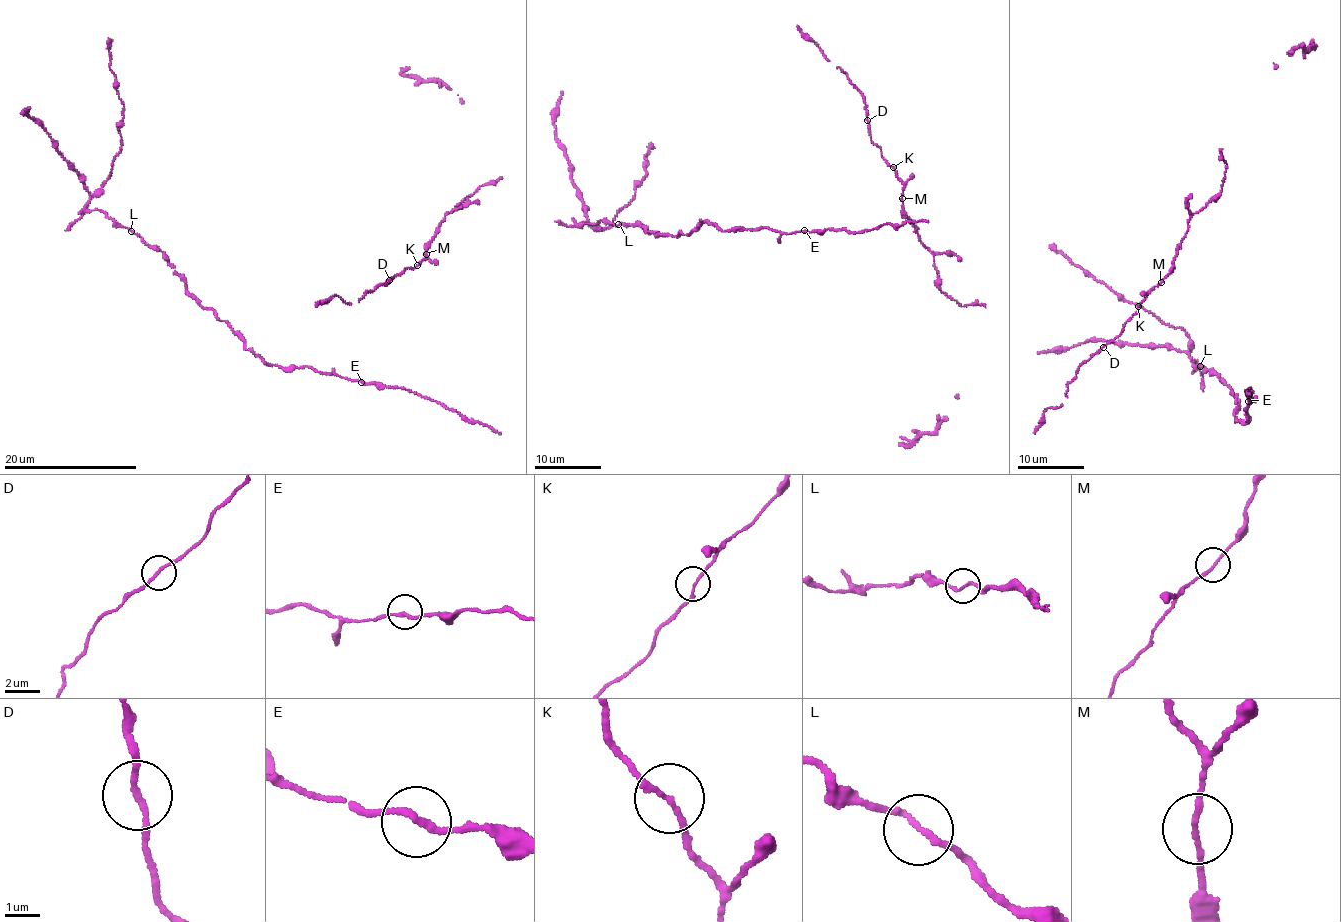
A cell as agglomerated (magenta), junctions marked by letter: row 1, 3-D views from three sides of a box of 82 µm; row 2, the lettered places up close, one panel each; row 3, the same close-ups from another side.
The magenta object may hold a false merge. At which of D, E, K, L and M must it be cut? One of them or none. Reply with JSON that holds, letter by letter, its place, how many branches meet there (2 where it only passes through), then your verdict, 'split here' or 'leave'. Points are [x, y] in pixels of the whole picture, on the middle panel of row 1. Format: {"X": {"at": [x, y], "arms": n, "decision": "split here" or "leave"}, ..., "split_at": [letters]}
{"D": {"at": [867, 120], "arms": 2, "decision": "leave"}, "E": {"at": [804, 230], "arms": 2, "decision": "leave"}, "K": {"at": [893, 167], "arms": 2, "decision": "leave"}, "L": {"at": [618, 224], "arms": 2, "decision": "split here"}, "M": {"at": [902, 198], "arms": 2, "decision": "leave"}, "split_at": ["L"]}

